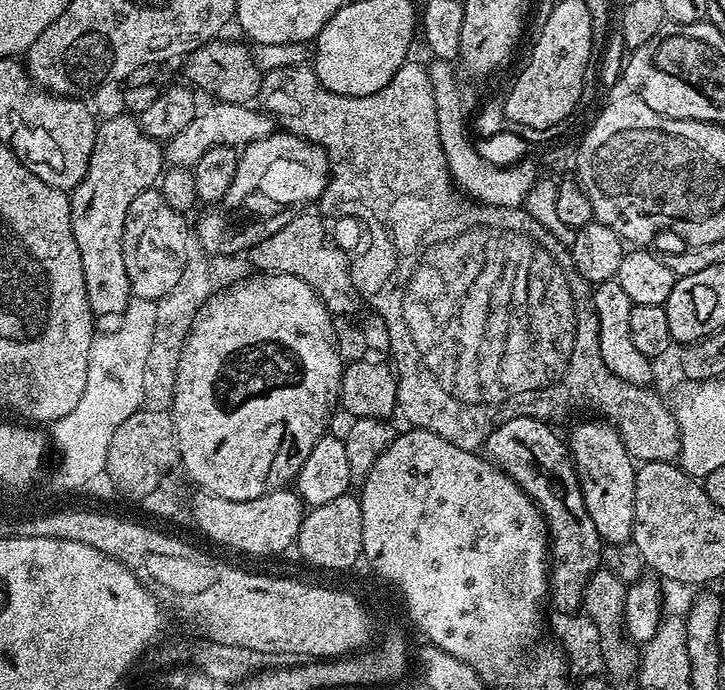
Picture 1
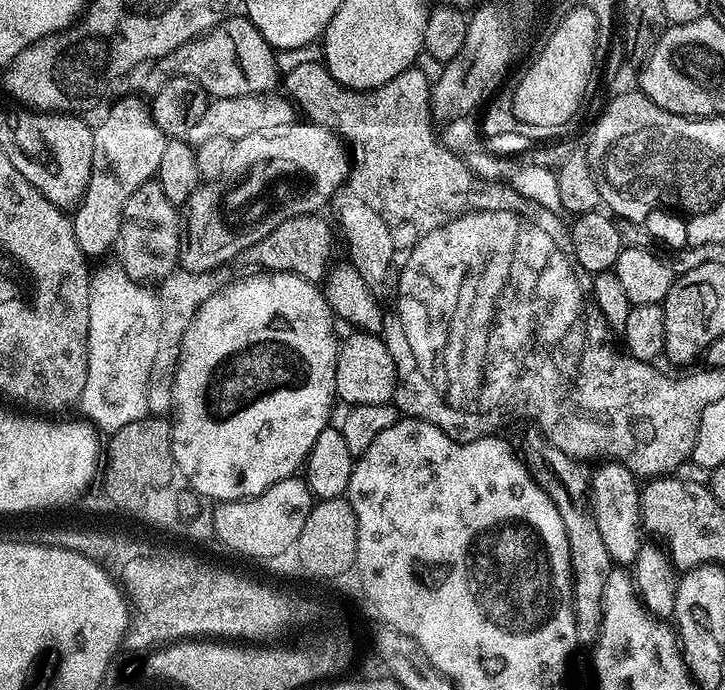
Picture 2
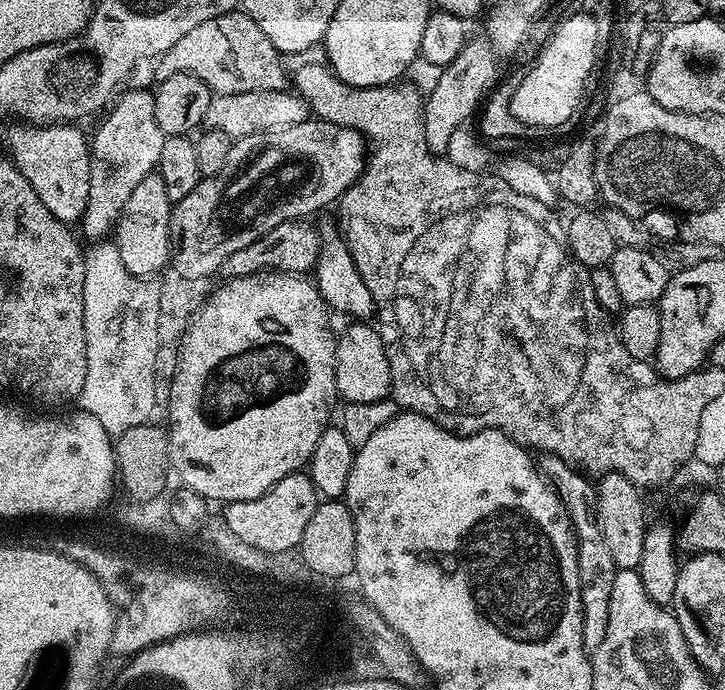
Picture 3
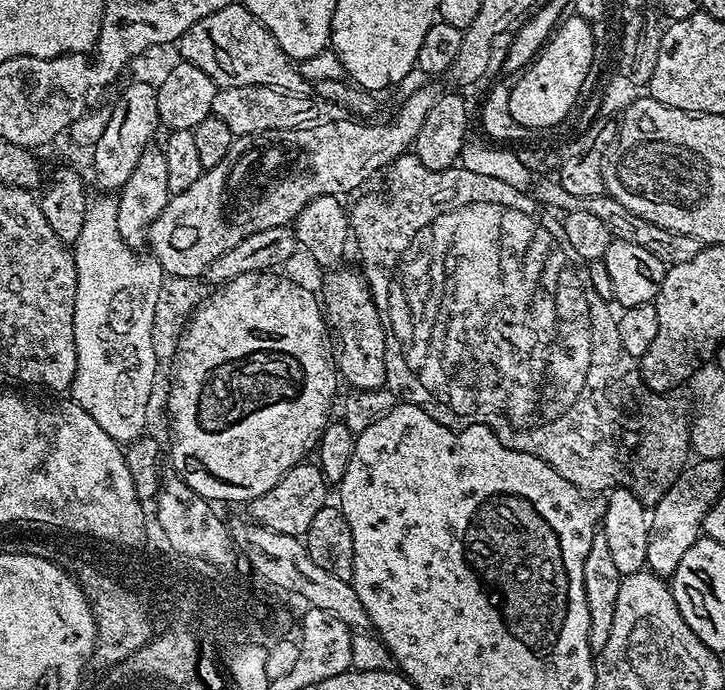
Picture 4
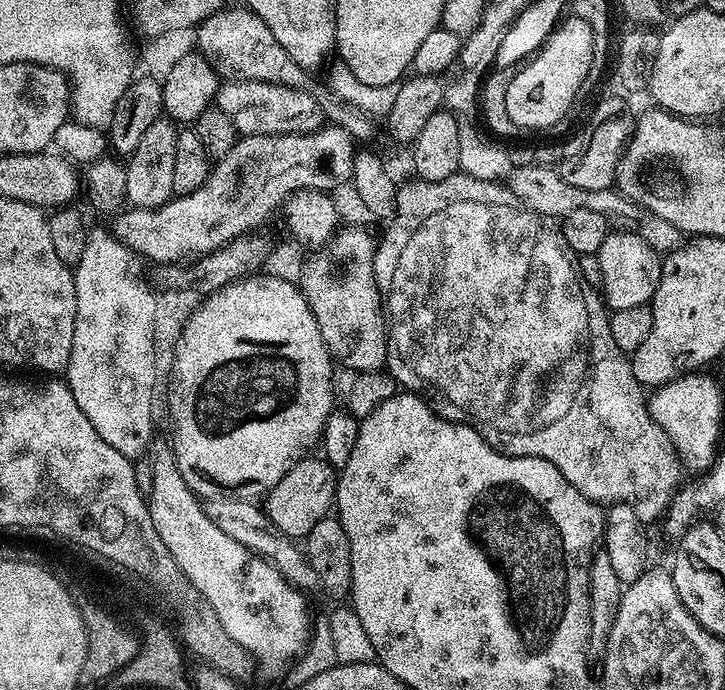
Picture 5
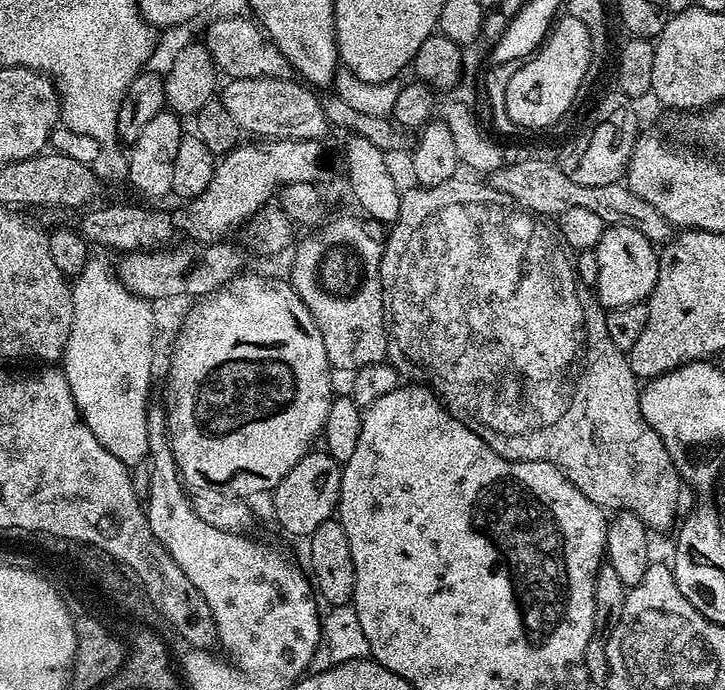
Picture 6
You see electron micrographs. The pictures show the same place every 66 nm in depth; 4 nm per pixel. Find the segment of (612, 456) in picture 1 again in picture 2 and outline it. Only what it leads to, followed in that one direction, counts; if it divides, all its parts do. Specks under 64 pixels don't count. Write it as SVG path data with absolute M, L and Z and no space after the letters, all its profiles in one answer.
M609 463L609 468L600 468L590 476L590 507L594 522L599 524L602 542L608 547L608 553L614 557L615 563L620 566L631 565L638 554L642 543L642 525L640 522L640 490L641 485L634 482L634 477L622 464Z

